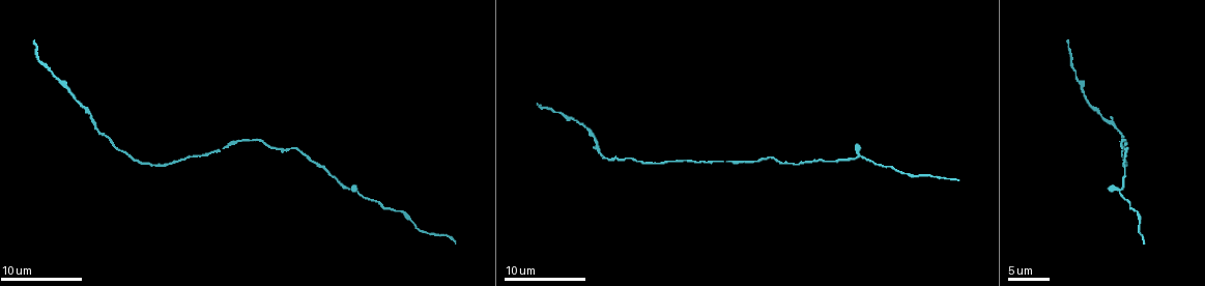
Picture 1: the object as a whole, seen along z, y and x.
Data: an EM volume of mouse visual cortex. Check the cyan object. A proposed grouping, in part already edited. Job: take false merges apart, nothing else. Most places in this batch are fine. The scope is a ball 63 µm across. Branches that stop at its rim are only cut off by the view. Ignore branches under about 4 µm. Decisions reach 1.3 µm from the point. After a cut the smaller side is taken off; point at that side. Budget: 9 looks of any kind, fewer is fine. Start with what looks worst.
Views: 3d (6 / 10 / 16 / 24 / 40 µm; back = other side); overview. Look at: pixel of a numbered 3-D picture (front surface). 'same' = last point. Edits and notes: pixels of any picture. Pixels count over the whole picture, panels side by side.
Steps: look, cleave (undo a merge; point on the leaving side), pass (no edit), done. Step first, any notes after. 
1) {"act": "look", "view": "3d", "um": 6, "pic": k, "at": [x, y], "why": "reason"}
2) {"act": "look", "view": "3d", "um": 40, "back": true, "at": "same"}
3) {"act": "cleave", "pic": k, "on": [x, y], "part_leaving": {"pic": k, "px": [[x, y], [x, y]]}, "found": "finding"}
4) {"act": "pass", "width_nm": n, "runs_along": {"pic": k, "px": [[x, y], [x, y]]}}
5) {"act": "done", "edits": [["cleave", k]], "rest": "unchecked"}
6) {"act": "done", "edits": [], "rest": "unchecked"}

{"act": "look", "view": "3d", "um": 10, "pic": 1, "at": [1122, 187], "why": "side arm on a straight run"}

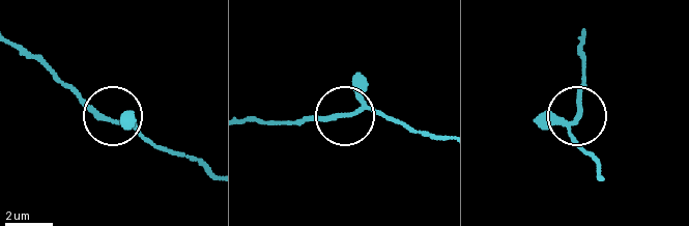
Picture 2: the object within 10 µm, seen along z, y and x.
{"act": "look", "view": "3d", "um": 6, "pic": 2, "at": [349, 113]}

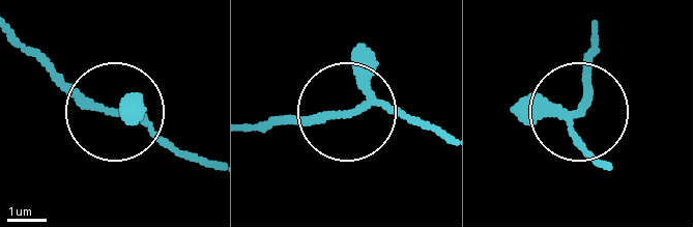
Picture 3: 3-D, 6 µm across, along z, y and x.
{"act": "pass", "arms": 3, "runs_along": {"pic": 3, "px": [[248, 124], [385, 105], [432, 124]]}, "found": "all the same neuron"}

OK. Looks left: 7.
{"act": "look", "view": "3d", "um": 6, "pic": 1, "at": [1078, 80], "why": "calibre changes"}

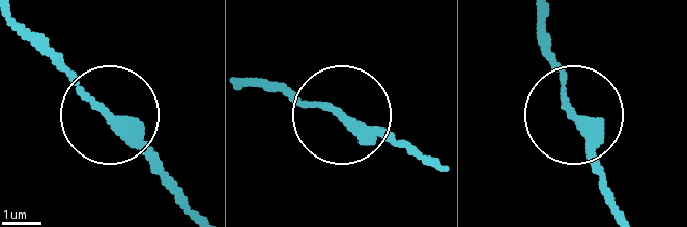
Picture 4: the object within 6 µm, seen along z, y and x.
{"act": "look", "view": "3d", "um": 6, "back": true, "pic": 4, "at": [112, 116]}

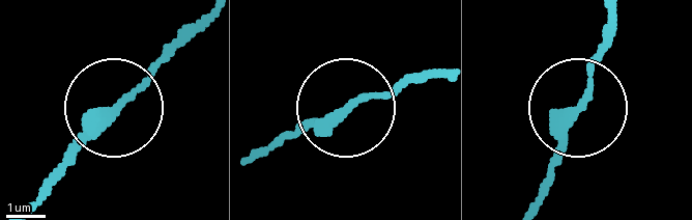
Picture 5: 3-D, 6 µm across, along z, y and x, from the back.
{"act": "pass", "runs_along": {"pic": 5, "px": [[253, 159], [434, 76]]}, "found": "continuous, no second neuron"}

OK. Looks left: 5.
{"act": "look", "view": "3d", "um": 10, "pic": 1, "at": [1102, 118], "why": "a narrow waist"}

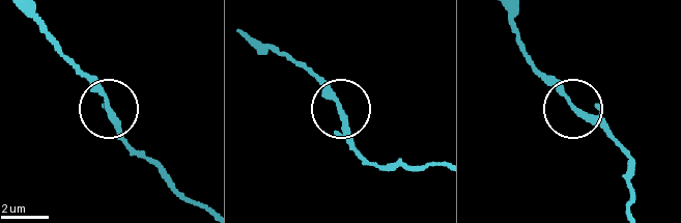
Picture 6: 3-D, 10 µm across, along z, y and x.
{"act": "pass", "width_nm": 210, "runs_along": {"pic": 6, "px": [[437, 165], [366, 159], [340, 104], [296, 60]]}, "found": "one neuron here"}

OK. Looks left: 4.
{"act": "look", "view": "3d", "um": 16, "pic": 1, "at": [1139, 226], "why": "thick turns thin"}

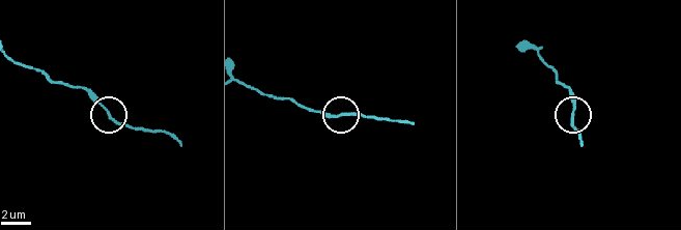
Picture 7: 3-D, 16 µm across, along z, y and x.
{"act": "pass", "runs_along": {"pic": 7, "px": [[9, 56], [54, 81], [83, 87], [109, 115], [141, 130]]}, "found": "all the same neuron"}

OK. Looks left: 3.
{"act": "done", "edits": [], "rest": "unchecked"}

